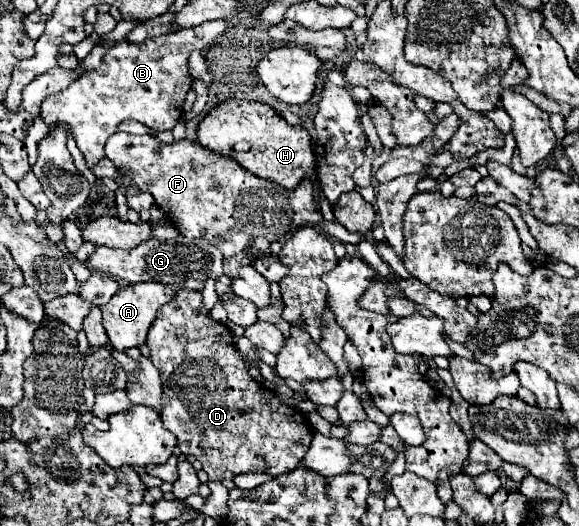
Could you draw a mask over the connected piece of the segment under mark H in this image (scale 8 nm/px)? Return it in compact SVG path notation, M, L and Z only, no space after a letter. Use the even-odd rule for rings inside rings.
M225 100L215 106L197 128L197 142L215 152L237 160L255 176L277 182L283 188L295 188L303 178L315 178L315 158L311 136L303 126L289 126L271 106L249 100ZM249 142L249 150L235 150L235 144Z

